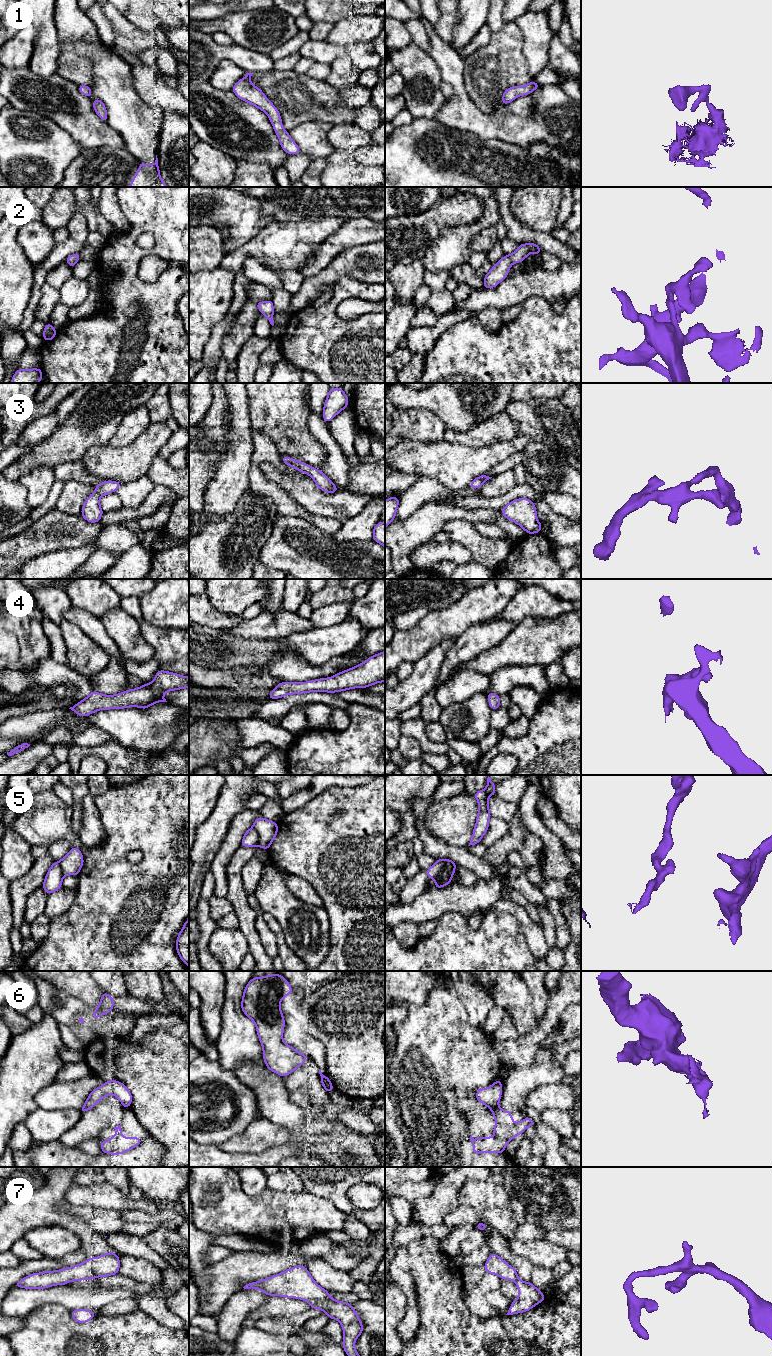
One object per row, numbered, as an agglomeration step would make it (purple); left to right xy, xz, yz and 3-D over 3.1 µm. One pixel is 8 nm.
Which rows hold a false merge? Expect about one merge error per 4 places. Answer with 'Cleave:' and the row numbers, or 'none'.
Cleave: 5, 6

